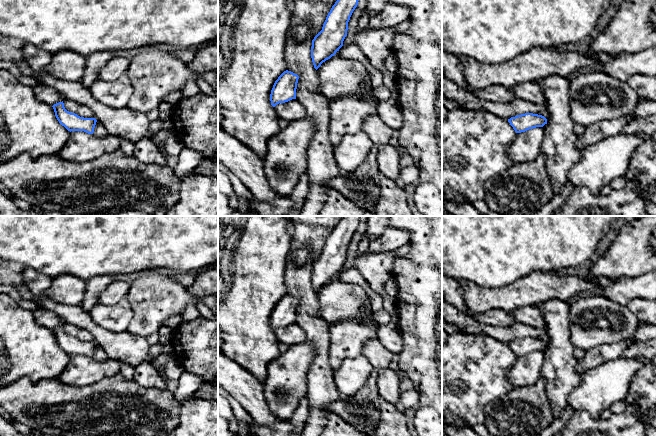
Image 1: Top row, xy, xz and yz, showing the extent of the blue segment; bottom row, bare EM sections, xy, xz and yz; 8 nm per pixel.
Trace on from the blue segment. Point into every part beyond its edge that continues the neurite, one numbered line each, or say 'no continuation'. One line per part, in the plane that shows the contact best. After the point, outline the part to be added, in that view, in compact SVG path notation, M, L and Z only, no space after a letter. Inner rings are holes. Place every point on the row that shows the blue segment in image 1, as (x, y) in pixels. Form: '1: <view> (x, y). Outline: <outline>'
no continuation

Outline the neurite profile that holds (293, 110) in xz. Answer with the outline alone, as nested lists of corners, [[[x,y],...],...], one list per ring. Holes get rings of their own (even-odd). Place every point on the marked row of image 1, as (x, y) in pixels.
[[[297,99],[277,104],[275,111],[279,118],[288,122],[294,122],[307,117],[305,107]]]

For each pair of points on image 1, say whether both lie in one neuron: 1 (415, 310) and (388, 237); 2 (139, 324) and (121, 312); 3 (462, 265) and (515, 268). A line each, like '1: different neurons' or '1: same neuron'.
1: different neurons
2: different neurons
3: same neuron

